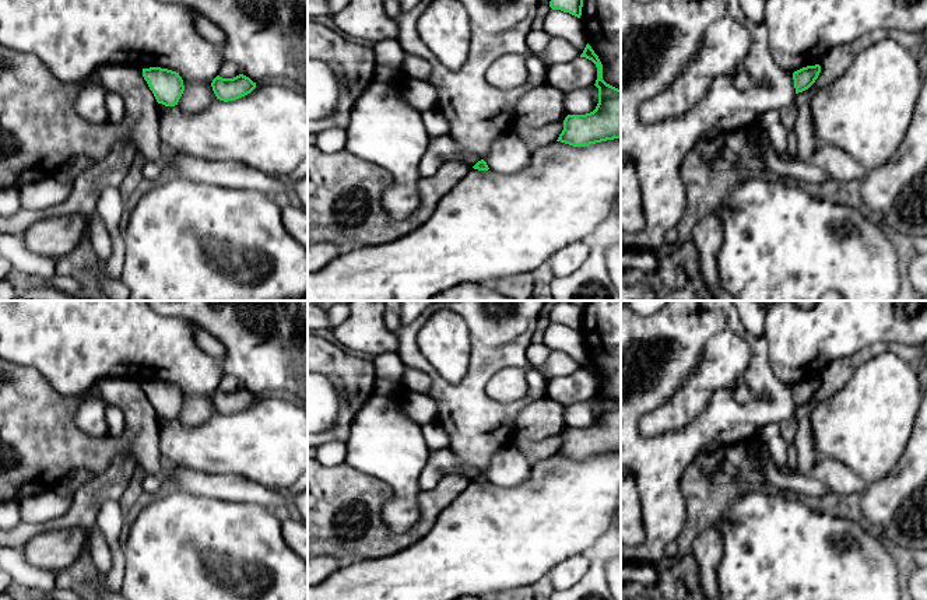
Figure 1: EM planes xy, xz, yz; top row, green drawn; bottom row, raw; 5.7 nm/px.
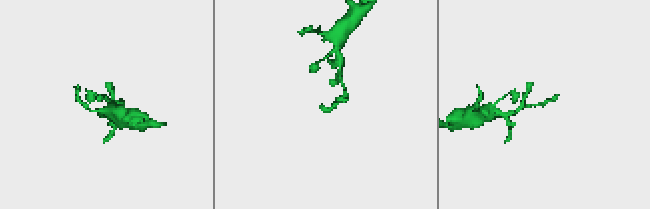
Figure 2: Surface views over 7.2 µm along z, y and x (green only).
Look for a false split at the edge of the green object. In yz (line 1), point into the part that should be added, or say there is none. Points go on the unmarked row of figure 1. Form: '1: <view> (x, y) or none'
1: none

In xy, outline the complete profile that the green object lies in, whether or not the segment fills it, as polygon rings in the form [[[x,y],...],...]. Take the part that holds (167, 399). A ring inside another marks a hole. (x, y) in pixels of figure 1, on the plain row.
[[[150,380],[143,382],[143,390],[158,417],[165,420],[178,418],[185,404],[183,393],[179,386],[161,380]]]

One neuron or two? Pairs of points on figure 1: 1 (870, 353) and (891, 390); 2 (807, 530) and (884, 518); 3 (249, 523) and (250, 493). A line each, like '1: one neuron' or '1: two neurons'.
1: two neurons
2: two neurons
3: two neurons

